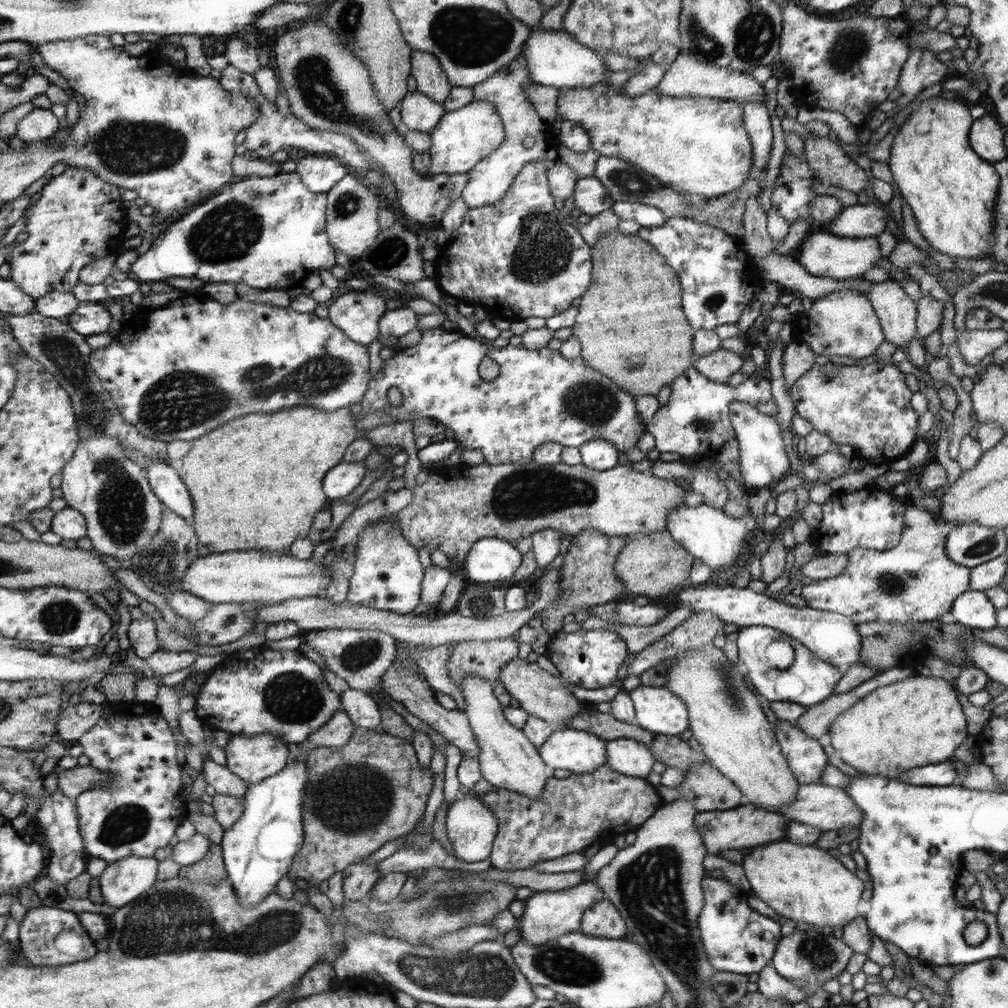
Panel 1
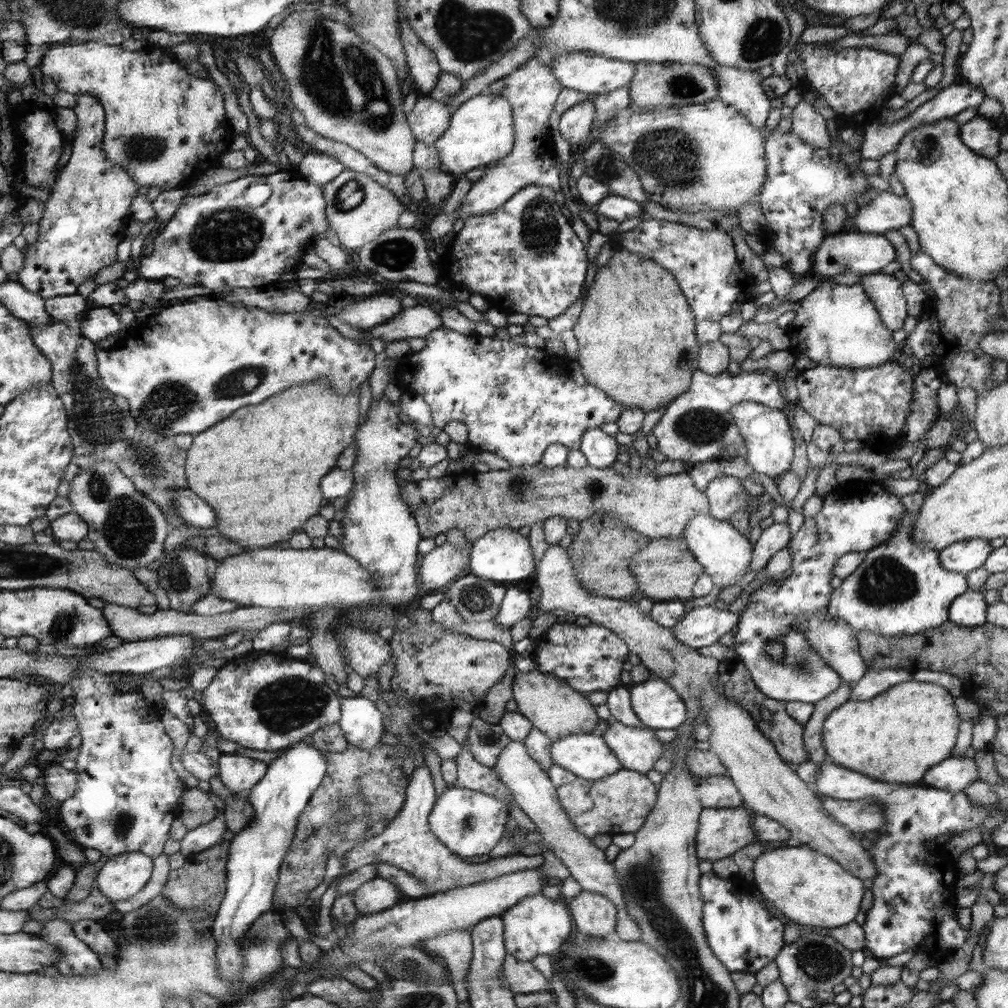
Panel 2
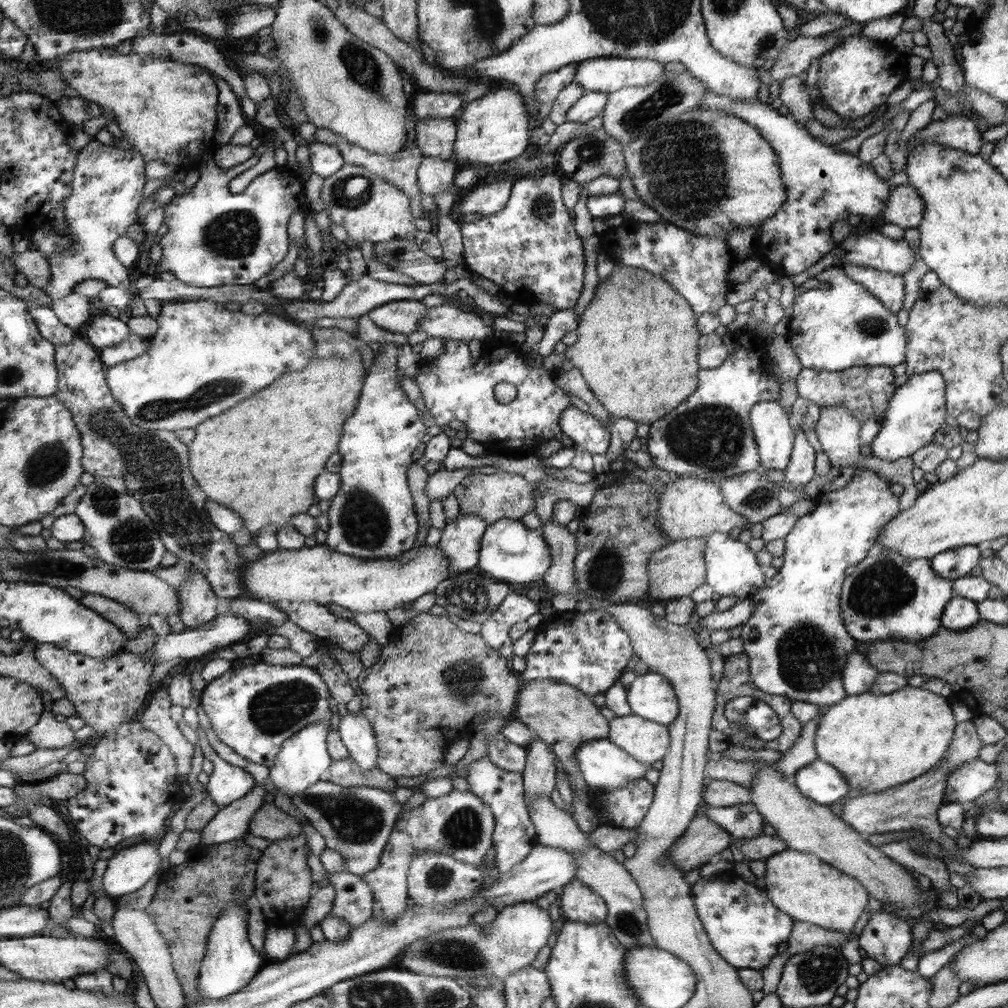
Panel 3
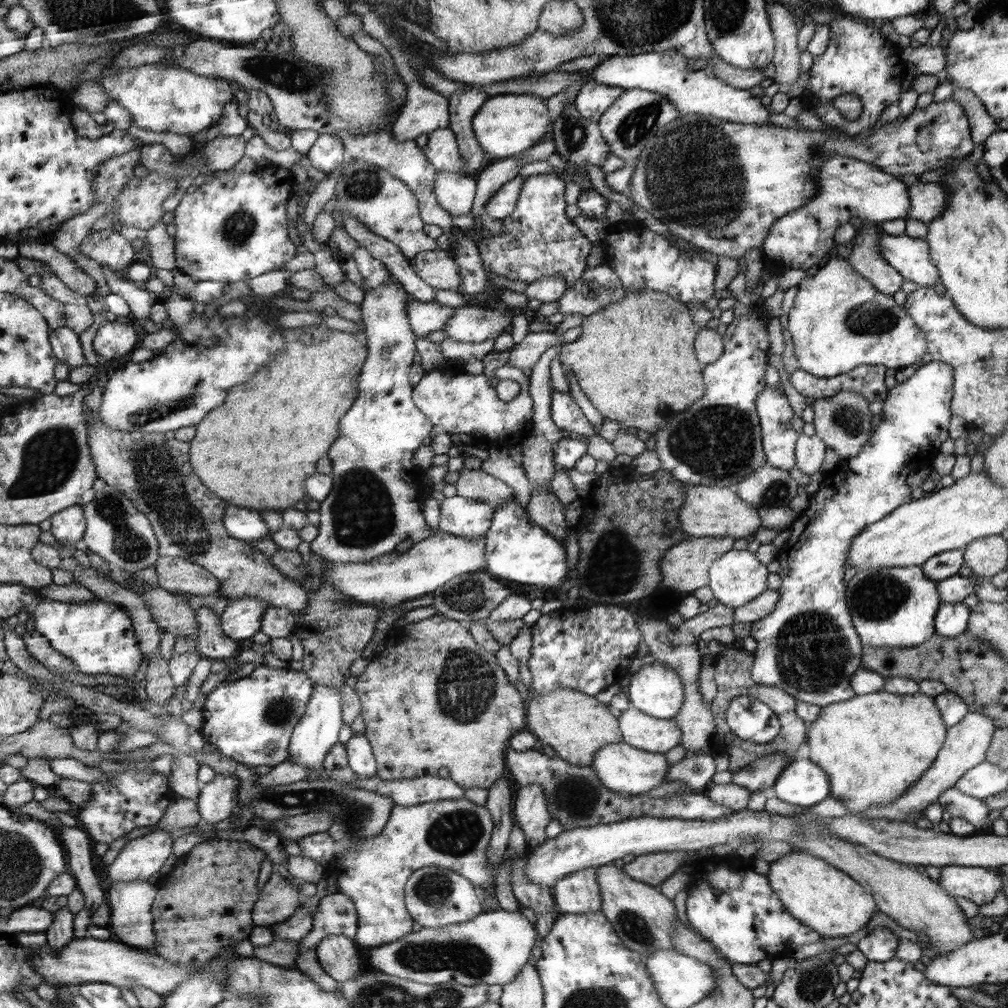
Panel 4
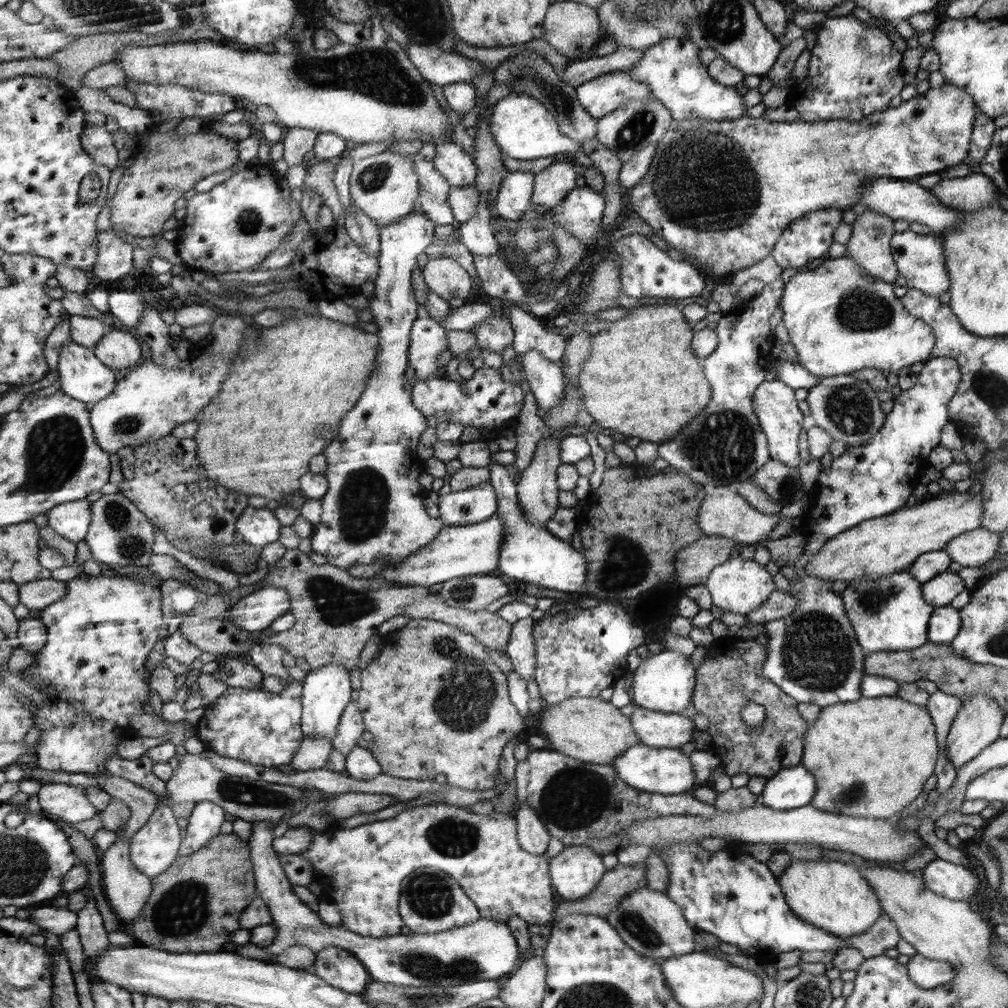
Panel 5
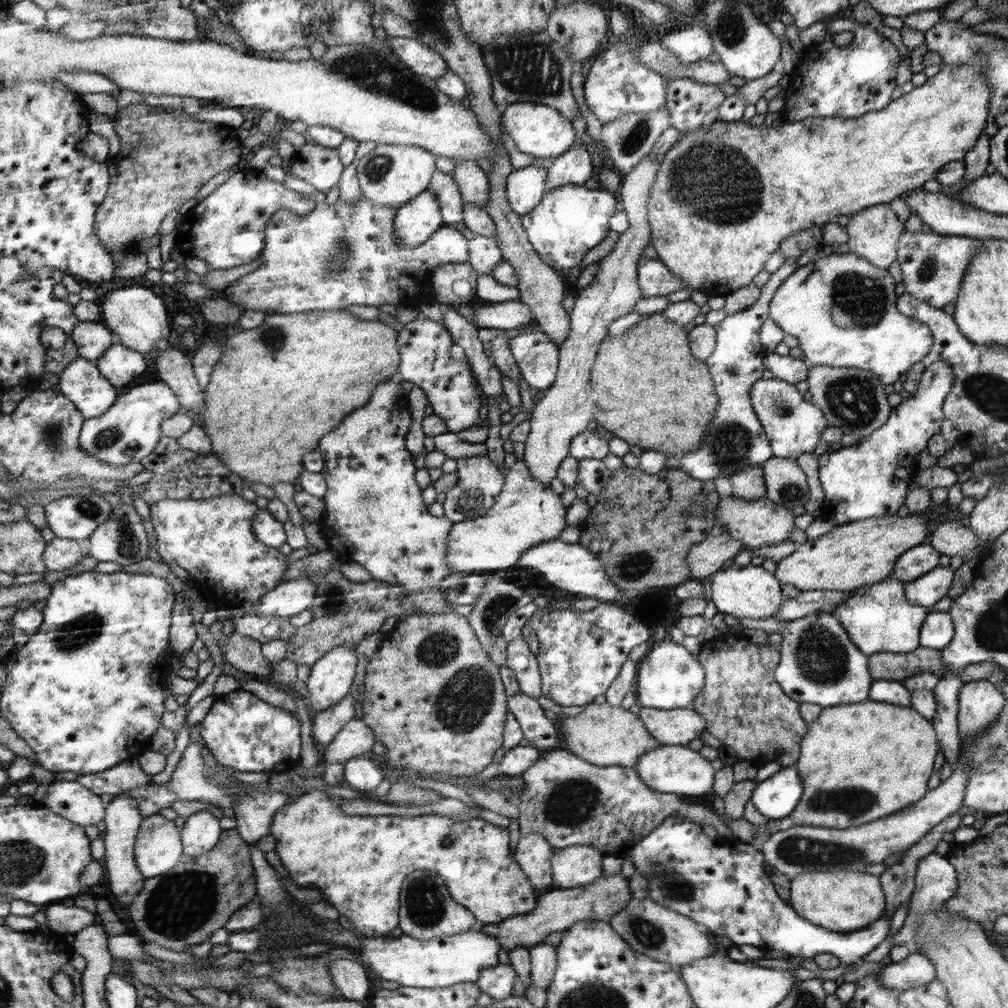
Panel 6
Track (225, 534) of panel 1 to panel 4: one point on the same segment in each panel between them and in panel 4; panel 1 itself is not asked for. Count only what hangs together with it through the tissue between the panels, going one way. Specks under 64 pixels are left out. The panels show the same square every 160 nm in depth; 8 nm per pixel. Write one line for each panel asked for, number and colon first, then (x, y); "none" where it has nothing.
2: (263, 479)
3: (263, 458)
4: (291, 413)

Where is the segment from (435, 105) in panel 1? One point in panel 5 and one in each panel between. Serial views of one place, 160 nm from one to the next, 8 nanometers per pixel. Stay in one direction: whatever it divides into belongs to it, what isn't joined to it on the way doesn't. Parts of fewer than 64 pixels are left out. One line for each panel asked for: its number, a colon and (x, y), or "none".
2: (429, 119)
3: (436, 138)
4: (442, 150)
5: (459, 167)

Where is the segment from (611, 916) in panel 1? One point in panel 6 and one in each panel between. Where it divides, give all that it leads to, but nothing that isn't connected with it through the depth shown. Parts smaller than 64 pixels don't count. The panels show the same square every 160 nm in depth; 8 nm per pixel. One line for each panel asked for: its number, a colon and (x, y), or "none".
2: (595, 915)
3: (578, 902)
4: (576, 893)
5: (576, 871)
6: (573, 866)

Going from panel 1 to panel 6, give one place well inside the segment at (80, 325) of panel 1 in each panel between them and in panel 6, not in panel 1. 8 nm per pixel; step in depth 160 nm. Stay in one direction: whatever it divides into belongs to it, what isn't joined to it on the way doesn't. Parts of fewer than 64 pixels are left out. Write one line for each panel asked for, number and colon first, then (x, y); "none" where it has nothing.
2: (100, 322)
3: (104, 331)
4: (112, 340)
5: (118, 350)
6: (121, 366)

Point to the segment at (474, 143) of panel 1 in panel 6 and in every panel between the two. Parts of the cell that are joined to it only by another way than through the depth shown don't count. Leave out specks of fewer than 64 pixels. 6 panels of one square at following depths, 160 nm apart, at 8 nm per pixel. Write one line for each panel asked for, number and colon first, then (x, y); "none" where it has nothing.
2: (481, 131)
3: (493, 129)
4: (506, 125)
5: (524, 128)
6: (539, 130)

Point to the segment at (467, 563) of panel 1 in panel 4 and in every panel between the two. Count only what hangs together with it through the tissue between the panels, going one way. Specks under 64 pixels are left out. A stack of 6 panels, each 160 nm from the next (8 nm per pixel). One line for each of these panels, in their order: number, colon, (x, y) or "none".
2: (503, 555)
3: (512, 553)
4: (516, 548)

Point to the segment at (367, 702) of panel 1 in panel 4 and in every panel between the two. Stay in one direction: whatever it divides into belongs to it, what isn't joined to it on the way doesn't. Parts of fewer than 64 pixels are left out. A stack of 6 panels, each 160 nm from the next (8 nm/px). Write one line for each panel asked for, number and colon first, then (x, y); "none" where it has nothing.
2: (362, 722)
3: (356, 732)
4: (361, 759)

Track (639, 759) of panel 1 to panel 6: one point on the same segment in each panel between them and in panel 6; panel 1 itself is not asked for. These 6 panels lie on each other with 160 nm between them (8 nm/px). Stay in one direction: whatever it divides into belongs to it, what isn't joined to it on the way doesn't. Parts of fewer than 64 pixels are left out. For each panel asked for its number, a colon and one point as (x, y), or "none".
2: (638, 748)
3: (648, 741)
4: (657, 735)
5: (656, 729)
6: (678, 727)

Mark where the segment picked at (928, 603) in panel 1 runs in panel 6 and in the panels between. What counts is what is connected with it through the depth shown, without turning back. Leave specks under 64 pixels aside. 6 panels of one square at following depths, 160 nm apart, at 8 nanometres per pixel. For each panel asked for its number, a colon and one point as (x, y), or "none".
2: (900, 588)
3: (887, 598)
4: (892, 607)
5: (889, 614)
6: (878, 618)

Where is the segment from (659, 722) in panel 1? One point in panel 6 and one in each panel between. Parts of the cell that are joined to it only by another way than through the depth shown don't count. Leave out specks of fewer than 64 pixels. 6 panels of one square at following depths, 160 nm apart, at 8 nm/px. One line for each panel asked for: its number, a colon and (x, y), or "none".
2: (657, 705)
3: (651, 696)
4: (656, 689)
5: (665, 682)
6: (669, 676)

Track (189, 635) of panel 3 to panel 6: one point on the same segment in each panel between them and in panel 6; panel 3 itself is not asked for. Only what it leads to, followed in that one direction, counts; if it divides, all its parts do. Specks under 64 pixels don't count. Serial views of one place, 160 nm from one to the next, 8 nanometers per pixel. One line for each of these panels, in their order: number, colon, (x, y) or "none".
4: (242, 619)
5: (257, 611)
6: (292, 597)

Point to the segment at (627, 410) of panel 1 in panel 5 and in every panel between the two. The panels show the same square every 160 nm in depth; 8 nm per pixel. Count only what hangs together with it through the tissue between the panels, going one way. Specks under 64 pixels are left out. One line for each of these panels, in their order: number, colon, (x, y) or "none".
2: (516, 401)
3: (454, 388)
4: (471, 406)
5: (492, 402)

